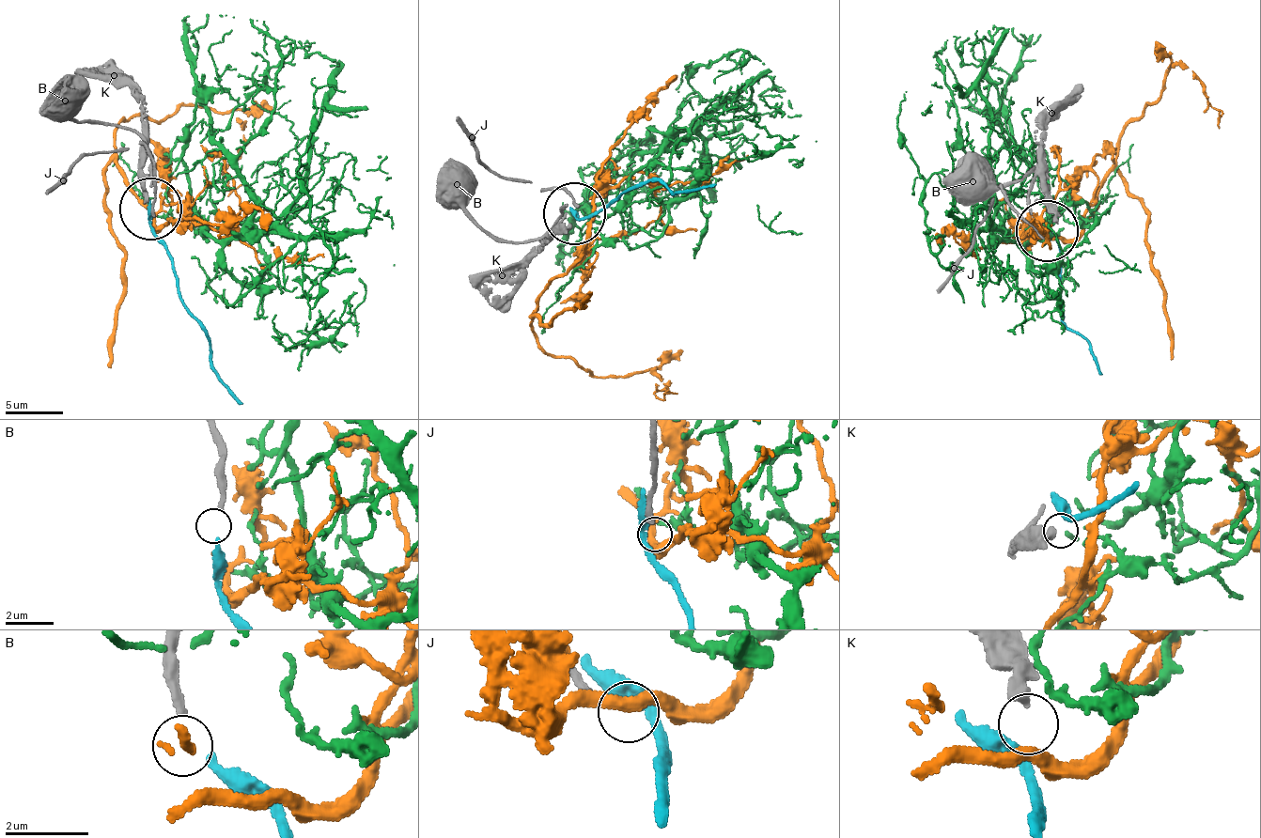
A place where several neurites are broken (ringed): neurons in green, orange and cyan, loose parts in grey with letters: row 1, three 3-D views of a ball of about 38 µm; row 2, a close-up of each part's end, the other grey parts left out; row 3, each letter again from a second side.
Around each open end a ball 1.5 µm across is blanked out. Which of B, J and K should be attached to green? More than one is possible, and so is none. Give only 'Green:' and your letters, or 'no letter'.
Green: no letter

